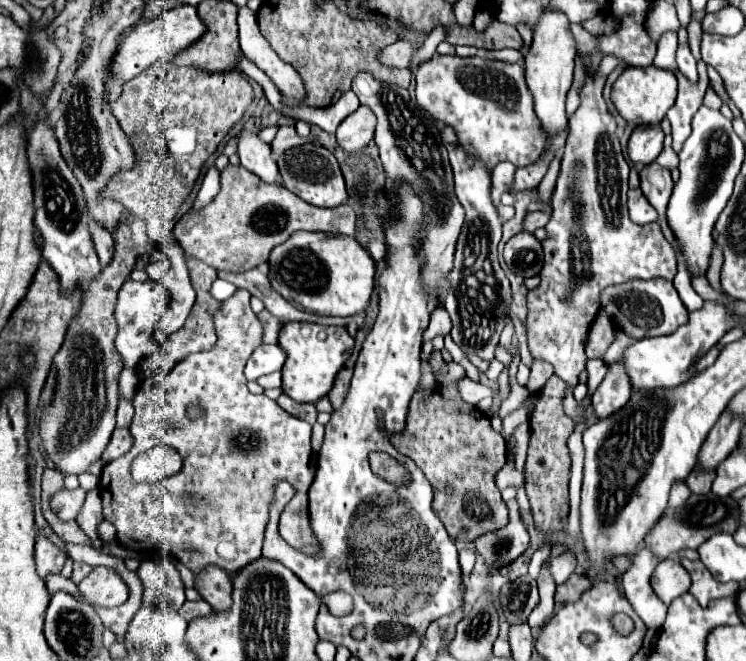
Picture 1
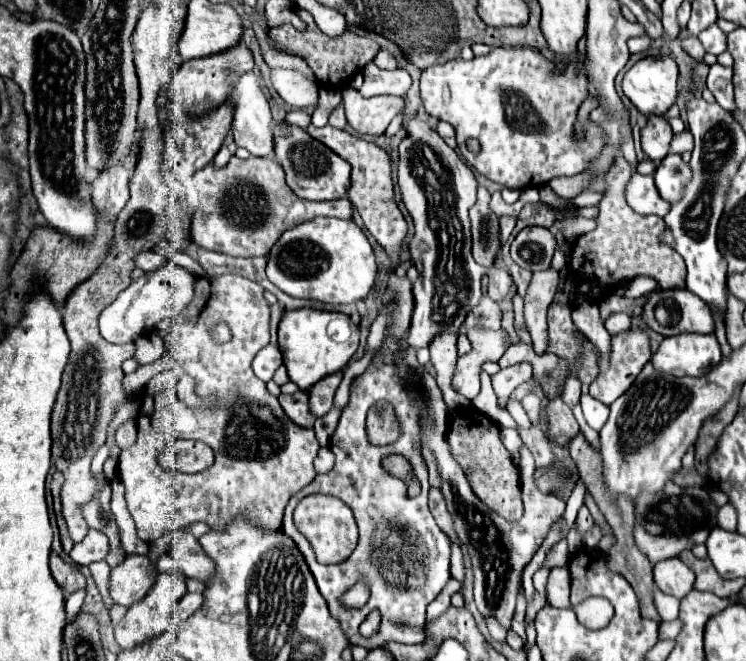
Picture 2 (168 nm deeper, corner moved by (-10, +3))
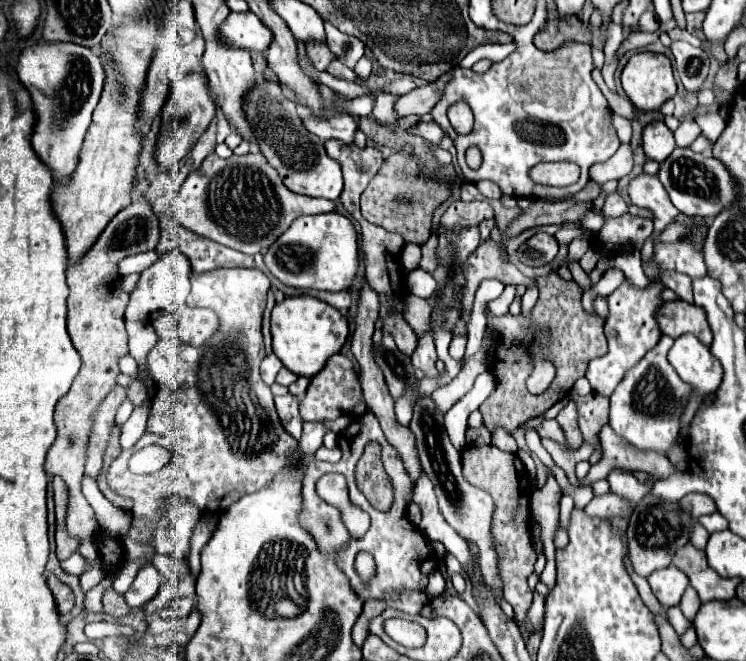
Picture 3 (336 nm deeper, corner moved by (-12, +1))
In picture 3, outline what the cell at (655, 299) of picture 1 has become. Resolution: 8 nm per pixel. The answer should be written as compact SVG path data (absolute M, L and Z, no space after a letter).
M674 300L674 302L664 302L658 312L660 328L664 334L670 338L678 338L686 332L692 332L704 346L712 344L712 332L706 322L704 310L688 304L684 300Z

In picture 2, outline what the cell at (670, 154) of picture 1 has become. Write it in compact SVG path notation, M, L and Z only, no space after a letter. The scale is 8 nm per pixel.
M684 130L682 134L676 134L676 136L672 138L670 152L672 152L672 154L684 154L684 152L692 152L692 134L690 134L688 130Z

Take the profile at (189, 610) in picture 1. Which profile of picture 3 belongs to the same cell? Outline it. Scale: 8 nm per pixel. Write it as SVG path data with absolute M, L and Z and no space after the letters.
M178 598L168 608L160 610L158 616L162 616L162 618L184 618L184 616L188 616L188 612L192 612L192 608L194 608L192 598Z

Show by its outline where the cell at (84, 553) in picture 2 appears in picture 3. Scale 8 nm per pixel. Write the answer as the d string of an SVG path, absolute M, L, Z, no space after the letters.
M76 552L76 554L72 554L68 560L60 562L60 566L62 566L62 570L64 570L64 572L80 576L80 574L82 574L82 570L84 570L84 558Z

